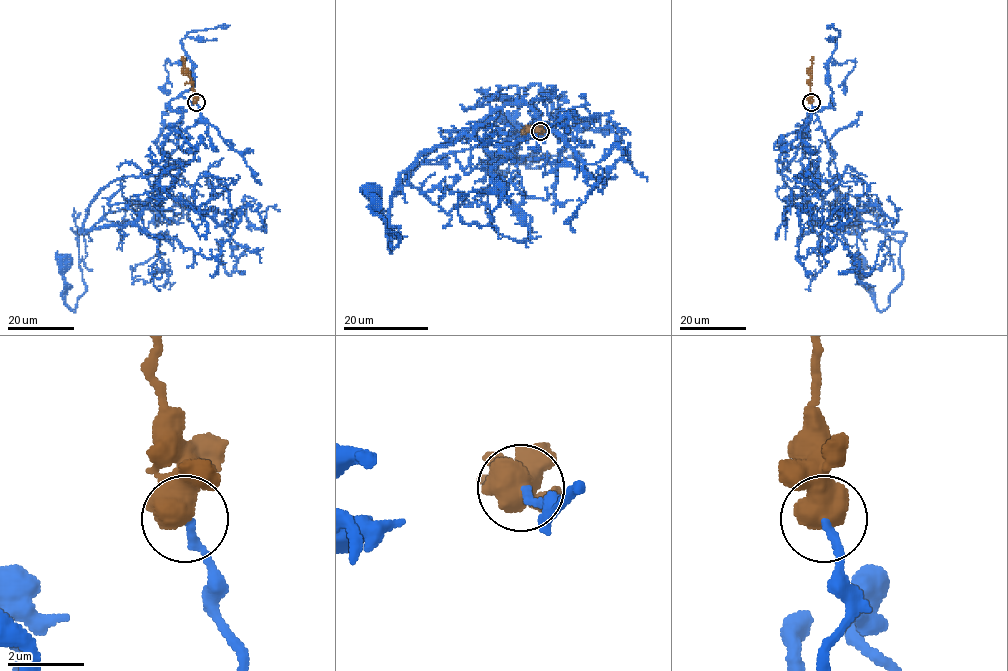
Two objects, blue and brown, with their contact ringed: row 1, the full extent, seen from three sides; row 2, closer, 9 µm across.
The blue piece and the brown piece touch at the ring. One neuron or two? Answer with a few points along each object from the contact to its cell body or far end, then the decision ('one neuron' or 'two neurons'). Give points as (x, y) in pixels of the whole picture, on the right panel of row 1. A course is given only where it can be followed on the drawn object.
course blue (810, 102), (803, 171), (858, 213), (858, 233), (881, 228), (899, 242), (902, 279), (884, 309), (858, 260); course brown (810, 102), (813, 57); one neuron

